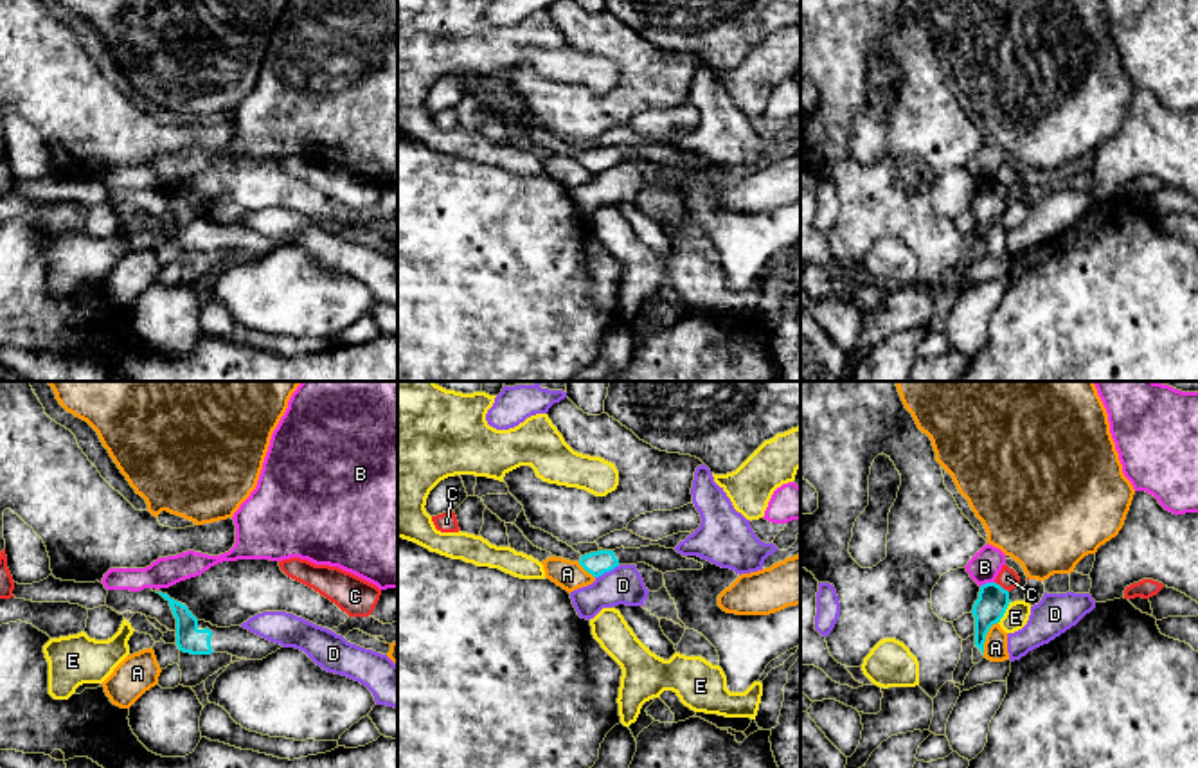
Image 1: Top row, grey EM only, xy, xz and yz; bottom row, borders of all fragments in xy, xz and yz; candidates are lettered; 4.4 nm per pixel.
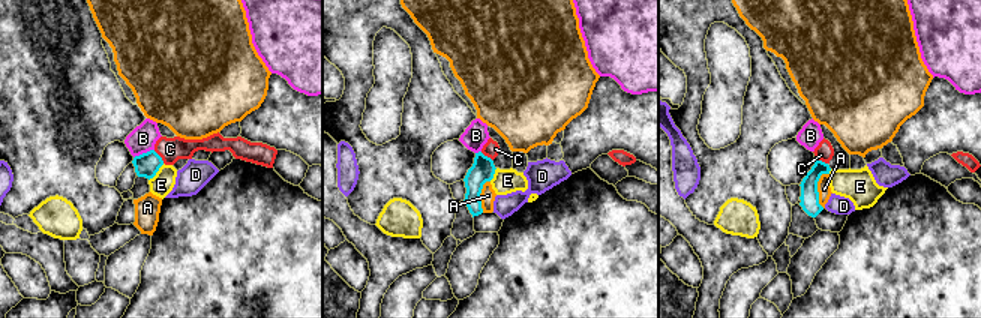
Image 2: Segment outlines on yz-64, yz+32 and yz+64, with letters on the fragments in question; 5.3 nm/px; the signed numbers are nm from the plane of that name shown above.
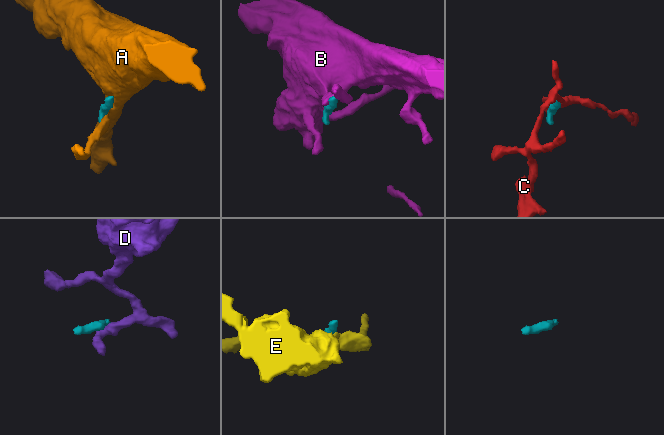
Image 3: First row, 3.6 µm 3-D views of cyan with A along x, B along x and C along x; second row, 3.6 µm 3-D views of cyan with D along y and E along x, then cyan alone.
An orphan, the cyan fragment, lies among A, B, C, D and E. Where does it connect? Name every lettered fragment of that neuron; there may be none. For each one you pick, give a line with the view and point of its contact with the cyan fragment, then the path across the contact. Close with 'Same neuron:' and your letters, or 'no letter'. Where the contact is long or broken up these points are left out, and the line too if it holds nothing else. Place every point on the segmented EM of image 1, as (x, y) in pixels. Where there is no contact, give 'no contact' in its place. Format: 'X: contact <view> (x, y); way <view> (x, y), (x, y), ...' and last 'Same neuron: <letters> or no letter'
Same neuron: no letter

